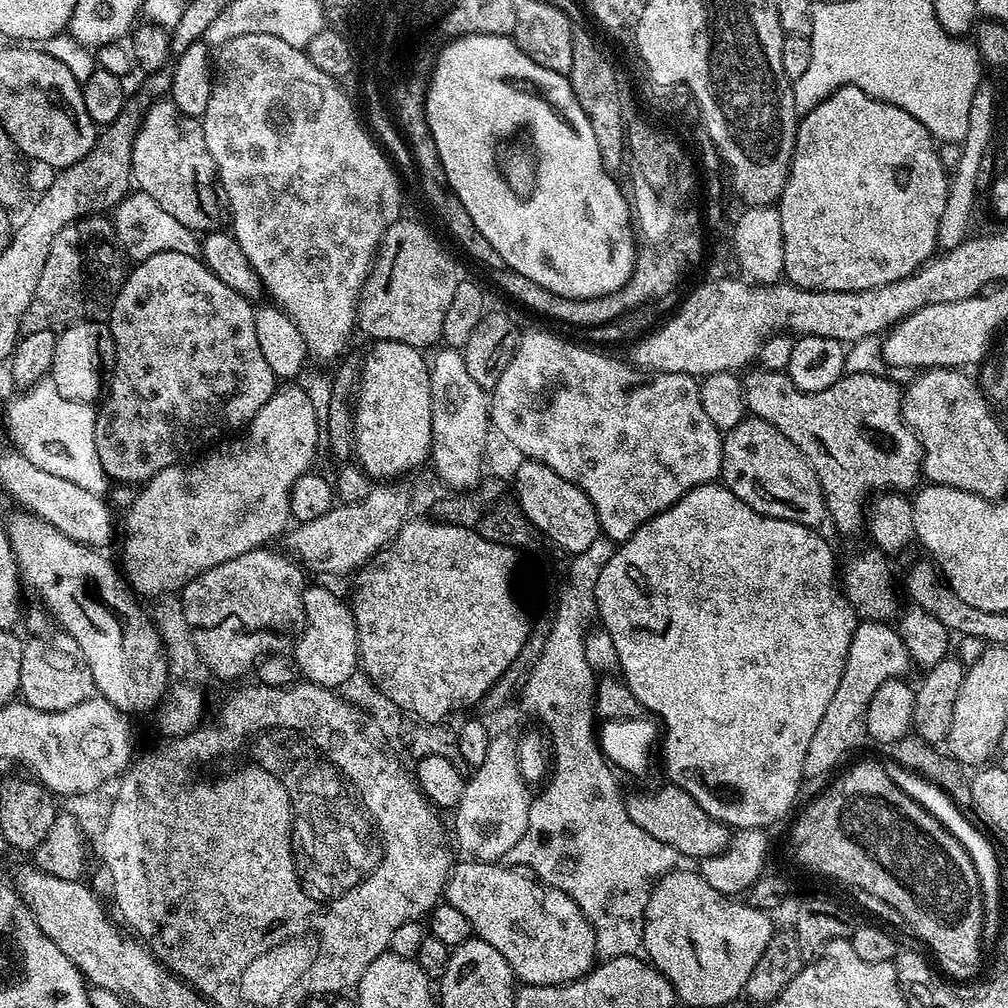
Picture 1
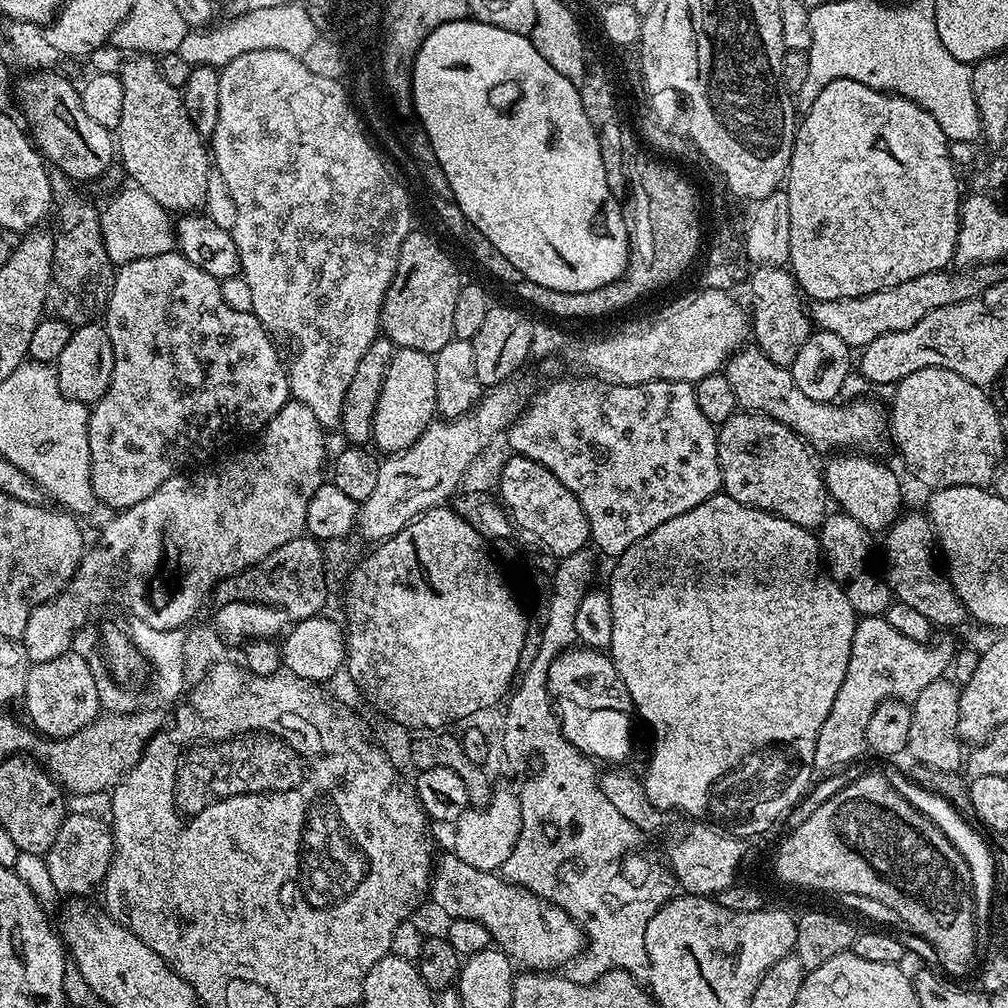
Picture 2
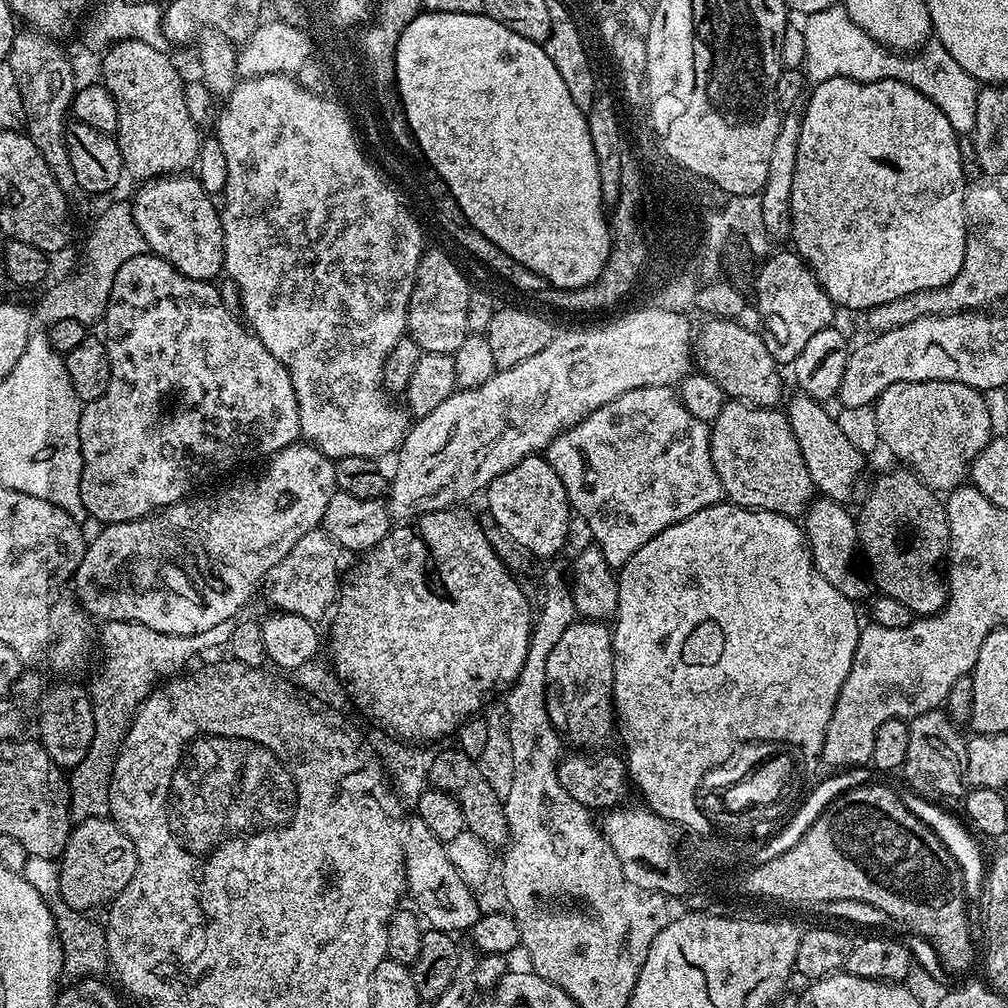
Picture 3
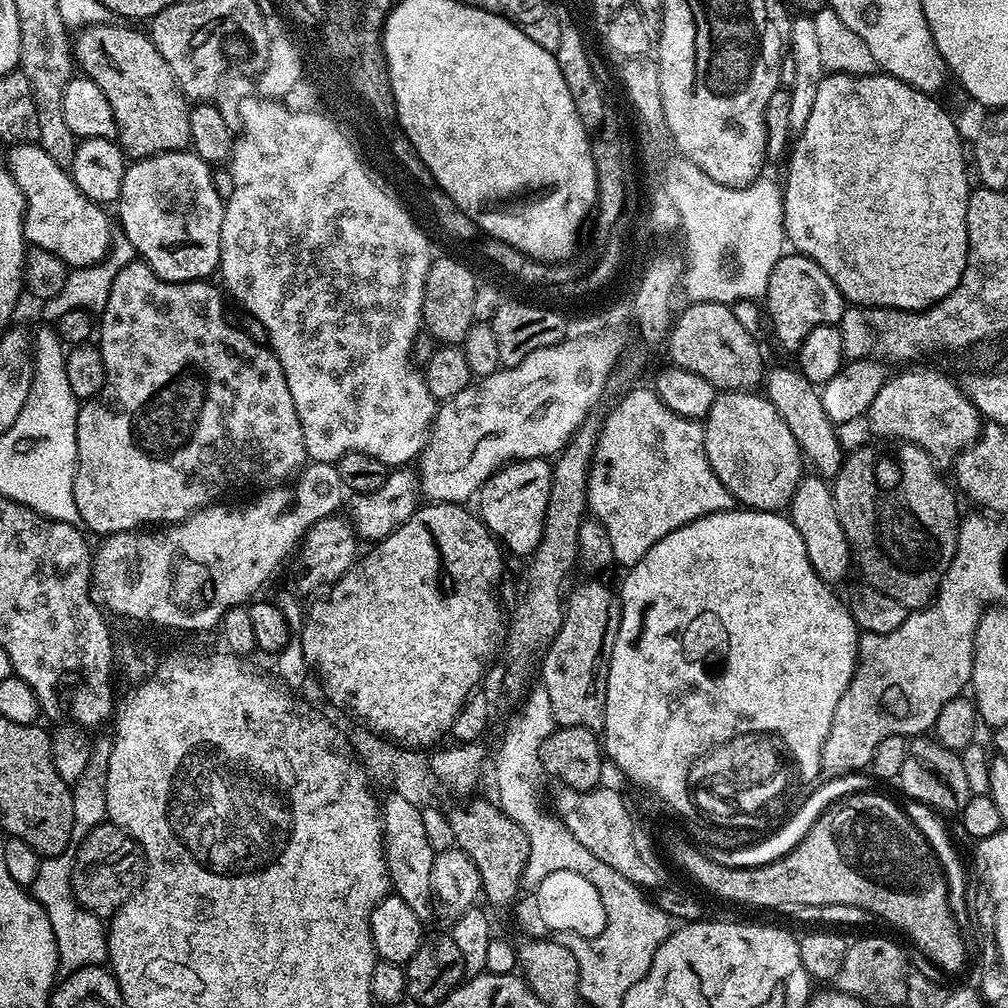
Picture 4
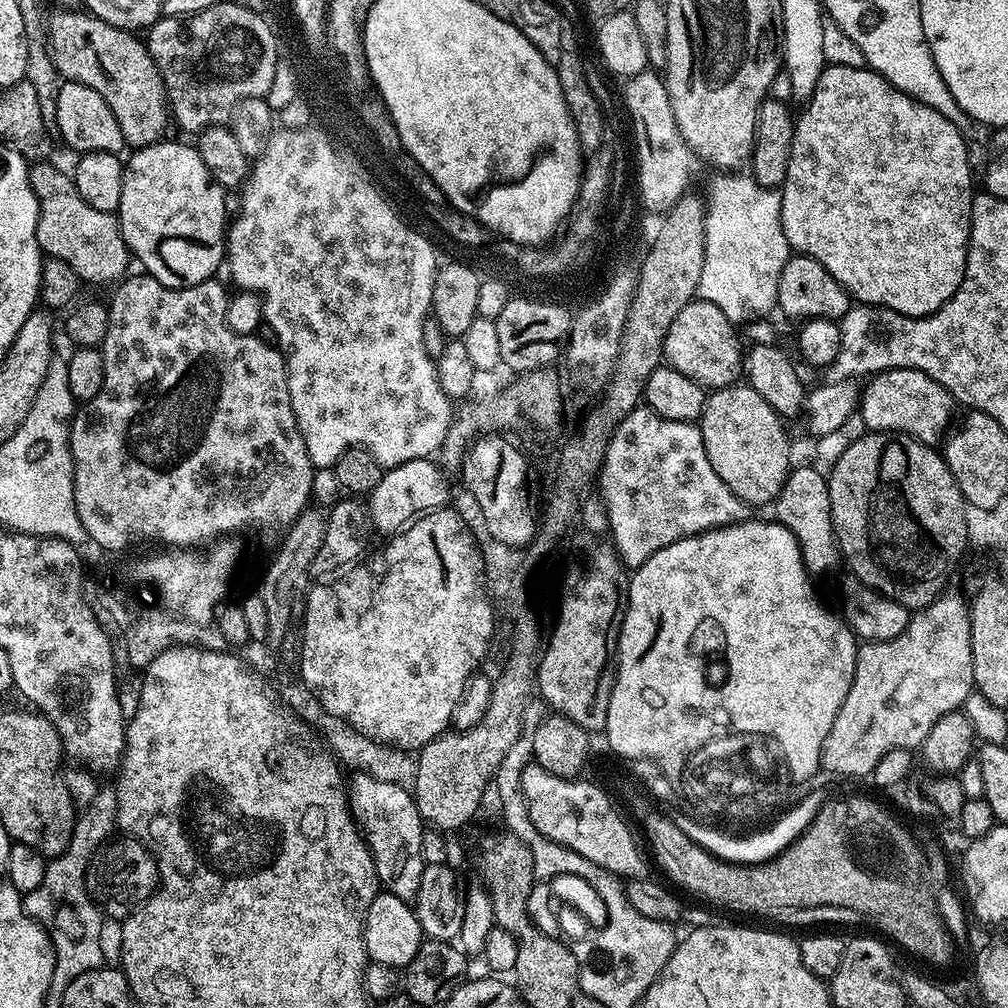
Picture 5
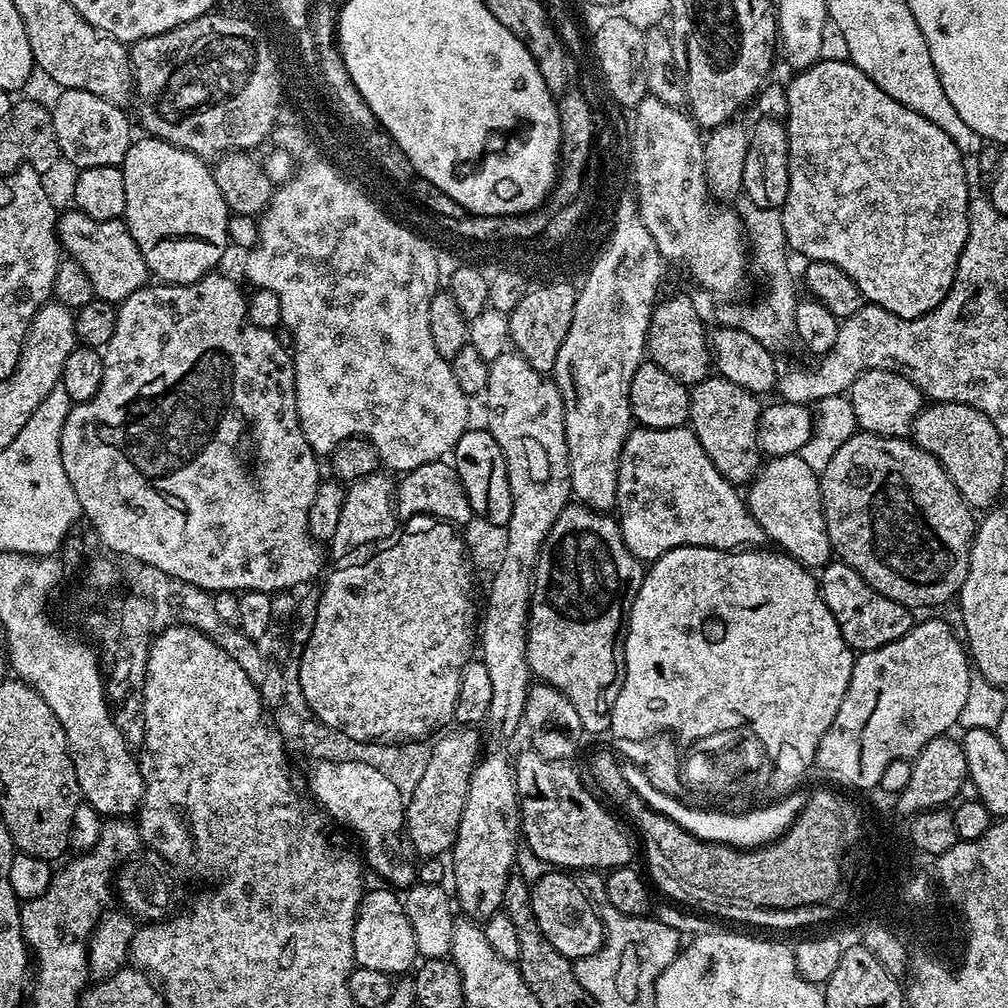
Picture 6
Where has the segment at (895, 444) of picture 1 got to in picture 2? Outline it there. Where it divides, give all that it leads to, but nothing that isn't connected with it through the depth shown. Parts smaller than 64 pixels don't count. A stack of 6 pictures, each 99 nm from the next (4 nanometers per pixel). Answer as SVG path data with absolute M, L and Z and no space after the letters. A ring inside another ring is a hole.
M745 346L739 352L732 353L723 374L734 389L734 398L741 409L761 412L763 416L782 422L787 428L797 432L801 440L813 449L821 448L827 454L837 450L871 453L871 448L879 446L884 432L886 436L889 431L889 417L885 409L883 412L874 401L852 400L849 404L840 404L841 402L806 398L806 394L798 390L798 382L794 382L791 371L770 362L770 358L766 358L766 354L762 354L762 350L755 346Z

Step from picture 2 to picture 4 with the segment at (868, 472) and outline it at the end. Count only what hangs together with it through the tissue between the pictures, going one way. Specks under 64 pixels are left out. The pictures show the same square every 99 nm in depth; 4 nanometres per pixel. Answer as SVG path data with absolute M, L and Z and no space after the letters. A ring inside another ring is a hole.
M769 367L766 372L766 395L768 401L782 414L782 422L790 426L794 438L800 443L800 451L809 465L816 464L815 471L825 478L834 478L840 472L842 463L842 447L837 436L837 429L832 423L832 419L822 410L822 398L820 397L820 388L811 384L800 372L799 367L792 368L772 368Z

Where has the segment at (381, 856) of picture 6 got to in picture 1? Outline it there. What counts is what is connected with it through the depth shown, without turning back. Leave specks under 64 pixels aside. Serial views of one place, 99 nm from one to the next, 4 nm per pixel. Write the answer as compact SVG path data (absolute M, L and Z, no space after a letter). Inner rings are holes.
M471 858L465 861L465 864L457 863L448 877L446 903L462 910L473 933L479 939L490 942L490 946L494 946L494 950L498 950L498 954L506 958L513 976L521 985L569 984L581 980L592 971L598 960L596 935L590 922L580 913L580 907L566 893L557 888L550 888L543 882L537 882L531 875L500 862Z

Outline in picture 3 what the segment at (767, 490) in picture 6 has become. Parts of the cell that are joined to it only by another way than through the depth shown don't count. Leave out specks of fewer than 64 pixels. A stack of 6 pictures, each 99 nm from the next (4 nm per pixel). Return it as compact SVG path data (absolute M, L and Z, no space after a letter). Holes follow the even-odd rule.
M827 498L813 499L807 512L802 517L804 535L808 541L808 548L812 552L812 564L846 598L853 602L867 601L870 584L852 569L852 559L858 556L858 537L856 534L856 521L853 513L848 513L843 503L839 500ZM868 596L868 597L867 597Z

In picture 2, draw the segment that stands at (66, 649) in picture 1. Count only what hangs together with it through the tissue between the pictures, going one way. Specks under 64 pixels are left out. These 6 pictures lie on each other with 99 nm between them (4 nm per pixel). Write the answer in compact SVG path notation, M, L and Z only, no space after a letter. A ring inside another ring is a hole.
M69 650L48 662L32 664L28 669L23 704L32 719L31 727L41 737L59 738L82 730L102 712L89 657Z

